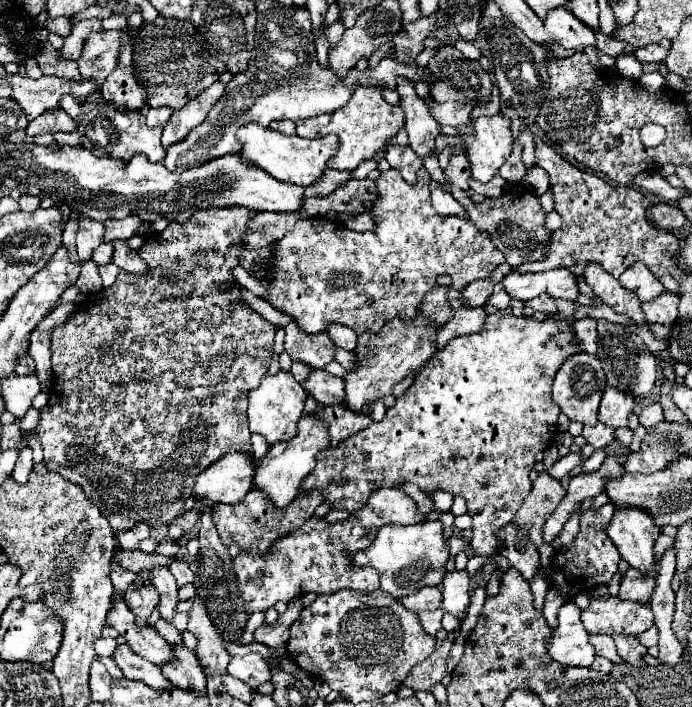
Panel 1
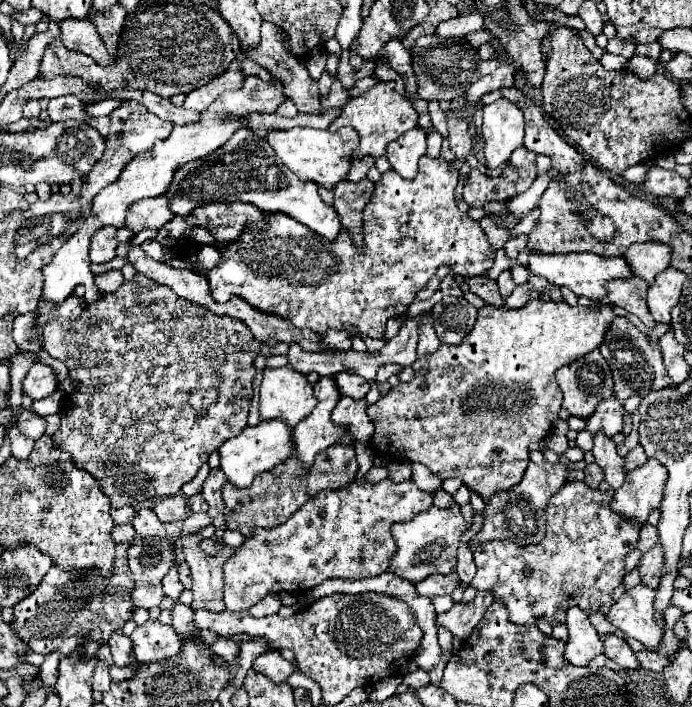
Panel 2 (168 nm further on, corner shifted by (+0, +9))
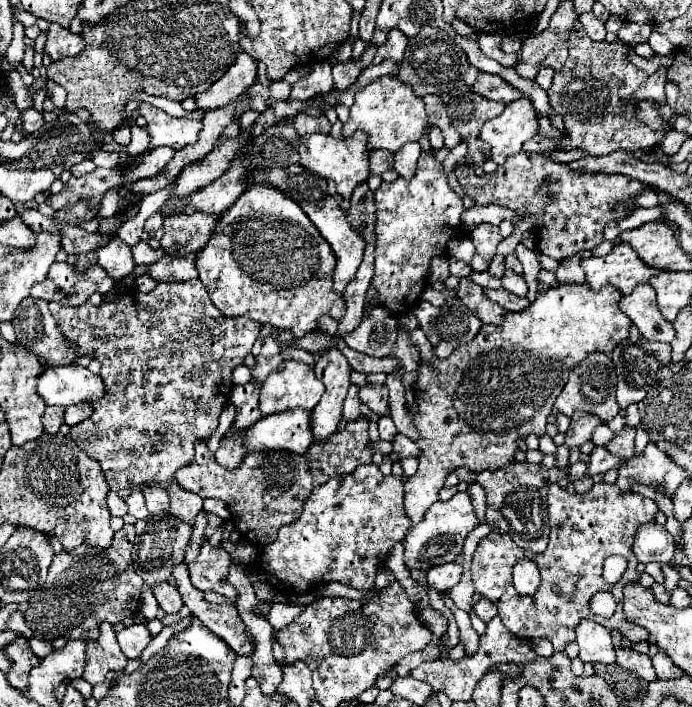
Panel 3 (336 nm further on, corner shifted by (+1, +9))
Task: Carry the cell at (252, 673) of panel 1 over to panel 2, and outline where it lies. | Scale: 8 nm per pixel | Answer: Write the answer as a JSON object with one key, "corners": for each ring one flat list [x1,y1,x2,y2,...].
{"corners":[[267,650,263,654,259,654,253,660,253,670,265,674,267,678,271,678,273,682,285,682,285,678,293,672,293,664,287,662,281,652,277,650]]}

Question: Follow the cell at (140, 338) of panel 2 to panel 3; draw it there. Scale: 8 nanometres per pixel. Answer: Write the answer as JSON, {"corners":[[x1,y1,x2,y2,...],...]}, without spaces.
{"corners":[[158,282,156,290,150,294,142,294,142,292,126,292,122,296,120,304,100,304,94,306,89,300,78,307,64,306,58,302,50,302,50,312,54,316,54,320,58,322,58,328,62,328,64,336,74,340,74,344,78,344,78,352,82,352,82,356,86,356,88,352,96,352,96,360,102,362,102,378,106,378,106,396,102,400,98,400,98,404,92,404,94,414,90,418,86,418,84,422,72,426,70,430,70,438,76,440,76,444,94,460,98,460,110,490,118,492,120,496,126,496,126,492,130,492,134,486,142,486,142,484,156,484,156,482,170,482,174,478,174,472,182,466,188,464,194,458,194,442,196,440,204,440,208,442,210,436,216,432,218,428,218,418,220,412,224,408,224,404,228,402,230,390,232,390,232,370,242,364,242,358,252,350,254,342,260,336,260,326,252,320,226,320,226,316,222,316,222,312,210,302,208,292,204,288,202,282,182,282,182,284,164,284]]}

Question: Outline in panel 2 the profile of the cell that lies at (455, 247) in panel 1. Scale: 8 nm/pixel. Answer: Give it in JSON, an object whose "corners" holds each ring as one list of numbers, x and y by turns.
{"corners":[[423,156,419,160,419,172,413,180,405,180,401,178,395,170,389,170,385,174,381,174,381,180,375,184,375,190,373,190,373,196,371,200,367,202,365,210,363,210,363,248,361,246,355,246,355,242,351,240,349,232,343,228,339,232,339,236,331,242,315,232,311,232,309,228,303,228,303,224,295,224,295,220,291,220,289,216,283,216,283,214,269,214,269,224,267,228,263,228,263,232,245,232,239,240,231,242,229,248,223,252,223,258,221,262,209,270,209,284,211,284,211,292,213,292,213,298,217,302,227,302,231,296,241,296,243,300,247,300,251,306,263,310,263,312,271,312,271,314,279,314,279,316,285,316,289,318,297,328,307,328,307,330,313,330,313,332,325,332,327,328,331,330,345,330,347,326,355,326,363,336,369,336,369,338,383,338,385,334,385,322,387,318,393,318,393,316,401,316,409,304,415,300,415,294,435,276,435,270,439,266,449,266,453,274,459,274,459,276,481,276,481,274,487,274,487,270,495,264,495,250,491,248,491,244,487,242,487,236,481,232,479,224,475,220,471,220,467,214,459,212,457,208,457,200,455,200,455,189,459,181,459,174,453,172,449,168,449,162,443,160,443,158,429,158,429,156]]}

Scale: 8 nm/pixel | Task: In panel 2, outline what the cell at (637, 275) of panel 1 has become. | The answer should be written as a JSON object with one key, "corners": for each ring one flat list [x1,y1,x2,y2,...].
{"corners":[[631,244,631,248,625,252,625,260,635,276,651,284,659,272,669,268,671,248,663,244]]}

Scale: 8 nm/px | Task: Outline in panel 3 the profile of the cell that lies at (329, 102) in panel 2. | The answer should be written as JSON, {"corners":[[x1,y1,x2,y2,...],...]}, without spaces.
{"corners":[[348,60,348,62,336,64,336,66,332,64,332,76,334,76,338,90,346,90,350,84,354,84,356,78,360,76,360,72,362,72,362,64,356,60]]}

